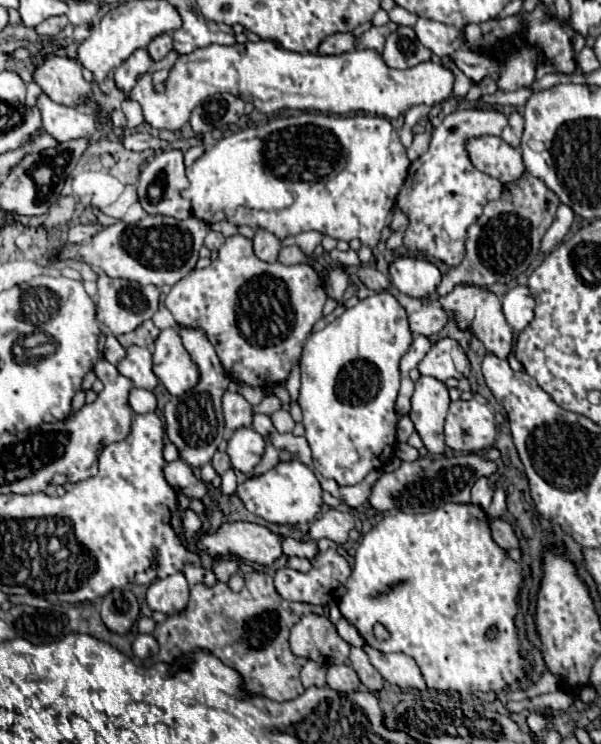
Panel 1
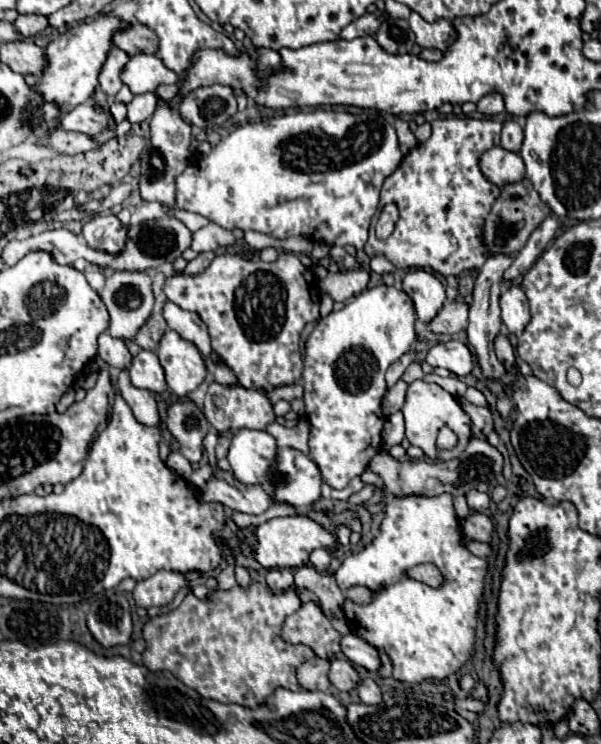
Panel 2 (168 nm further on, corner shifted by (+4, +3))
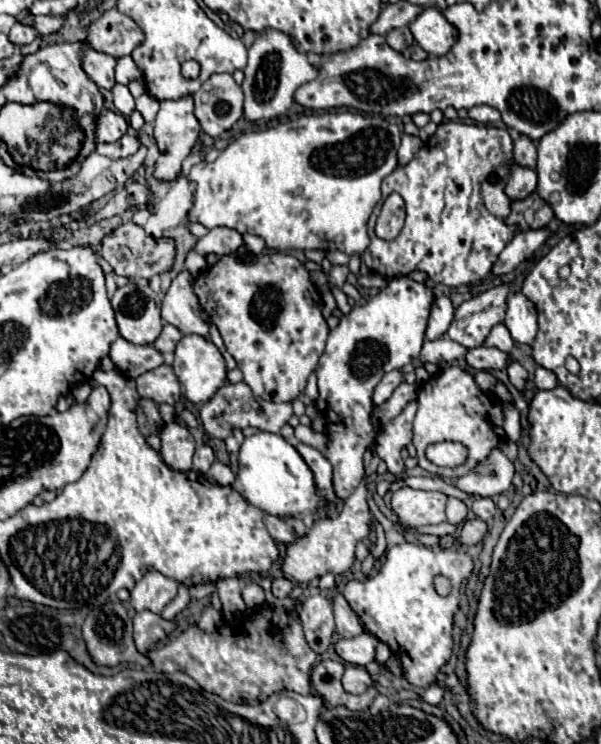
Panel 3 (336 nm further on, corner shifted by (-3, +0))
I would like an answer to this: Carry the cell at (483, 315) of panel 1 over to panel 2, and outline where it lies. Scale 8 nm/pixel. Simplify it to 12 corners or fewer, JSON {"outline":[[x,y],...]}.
{"outline":[[503,333],[495,337],[495,353],[509,371],[515,369],[515,353]]}

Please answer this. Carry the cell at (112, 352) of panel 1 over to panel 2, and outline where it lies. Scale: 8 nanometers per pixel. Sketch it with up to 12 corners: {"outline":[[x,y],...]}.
{"outline":[[99,337],[99,357],[111,367],[131,365],[131,353],[121,339]]}

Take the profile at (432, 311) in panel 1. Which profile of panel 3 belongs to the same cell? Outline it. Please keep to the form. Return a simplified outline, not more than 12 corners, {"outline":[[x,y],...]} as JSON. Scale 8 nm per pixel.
{"outline":[[508,286],[462,302],[448,330],[464,348],[484,344],[504,320]]}

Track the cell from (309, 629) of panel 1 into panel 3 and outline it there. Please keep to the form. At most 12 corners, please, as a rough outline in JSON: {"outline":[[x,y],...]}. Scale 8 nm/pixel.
{"outline":[[304,600],[300,624],[308,646],[322,654],[332,644],[332,604]]}

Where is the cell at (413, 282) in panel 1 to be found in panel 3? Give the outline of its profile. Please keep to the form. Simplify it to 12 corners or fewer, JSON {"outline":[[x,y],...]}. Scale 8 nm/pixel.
{"outline":[[448,296],[434,300],[426,338],[438,340],[452,324]]}

